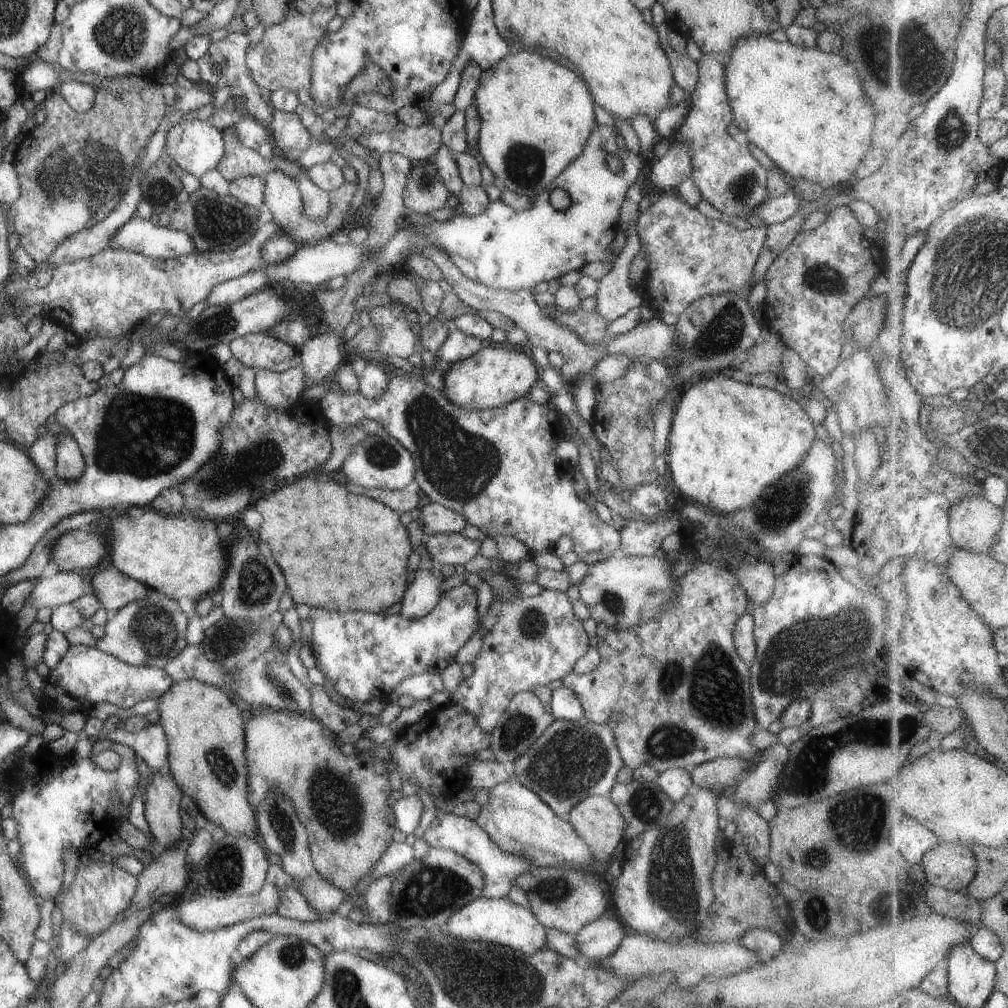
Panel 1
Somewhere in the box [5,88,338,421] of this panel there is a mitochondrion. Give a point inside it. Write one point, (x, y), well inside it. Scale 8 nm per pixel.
(81, 177)

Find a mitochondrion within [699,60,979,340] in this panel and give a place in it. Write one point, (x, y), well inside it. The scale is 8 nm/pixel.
(952, 130)

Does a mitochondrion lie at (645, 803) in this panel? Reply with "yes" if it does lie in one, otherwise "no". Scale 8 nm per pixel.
yes

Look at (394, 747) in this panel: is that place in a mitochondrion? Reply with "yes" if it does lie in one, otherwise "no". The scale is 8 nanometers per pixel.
no

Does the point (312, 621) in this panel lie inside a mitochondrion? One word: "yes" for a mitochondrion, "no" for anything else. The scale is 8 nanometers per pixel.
no

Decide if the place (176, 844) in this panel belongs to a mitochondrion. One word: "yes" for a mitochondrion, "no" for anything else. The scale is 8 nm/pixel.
no

